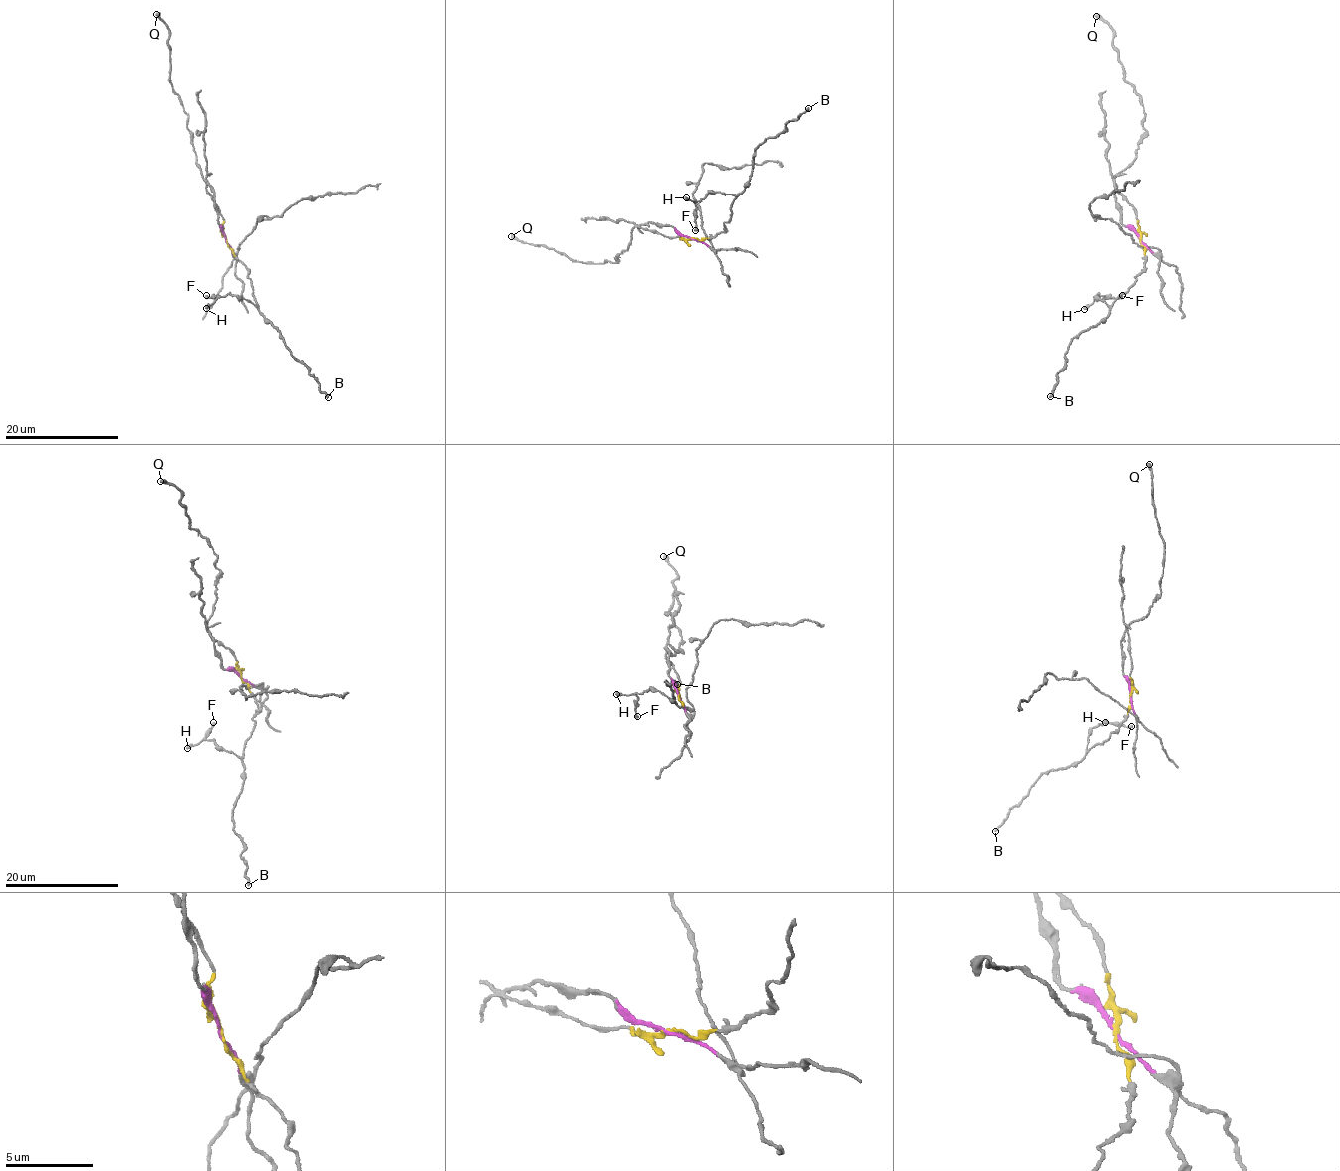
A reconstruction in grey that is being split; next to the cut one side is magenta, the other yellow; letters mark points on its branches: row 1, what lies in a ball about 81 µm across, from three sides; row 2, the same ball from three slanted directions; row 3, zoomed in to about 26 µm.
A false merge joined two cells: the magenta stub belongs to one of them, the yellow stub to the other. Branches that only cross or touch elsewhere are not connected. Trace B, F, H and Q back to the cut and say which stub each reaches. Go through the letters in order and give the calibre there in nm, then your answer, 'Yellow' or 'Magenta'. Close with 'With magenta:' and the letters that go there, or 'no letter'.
B: Thickness 240 nm. Yellow
F: Thickness 280 nm. Yellow
H: Thickness 360 nm. Yellow
Q: Thickness 480 nm. Yellow
With magenta: no letter

